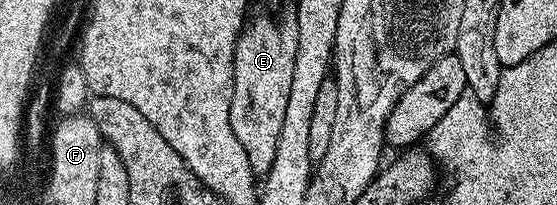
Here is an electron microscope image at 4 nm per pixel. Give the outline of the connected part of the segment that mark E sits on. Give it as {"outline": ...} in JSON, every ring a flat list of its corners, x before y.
{"outline":[[287,17,280,27,267,19,253,19,240,30,235,46,233,105,229,109,229,123,233,125,233,135,241,141,241,149,245,149,245,157,249,157,253,173,256,177,264,177,276,156,289,102,289,88,293,82,293,61,299,46,295,40,294,18]]}

